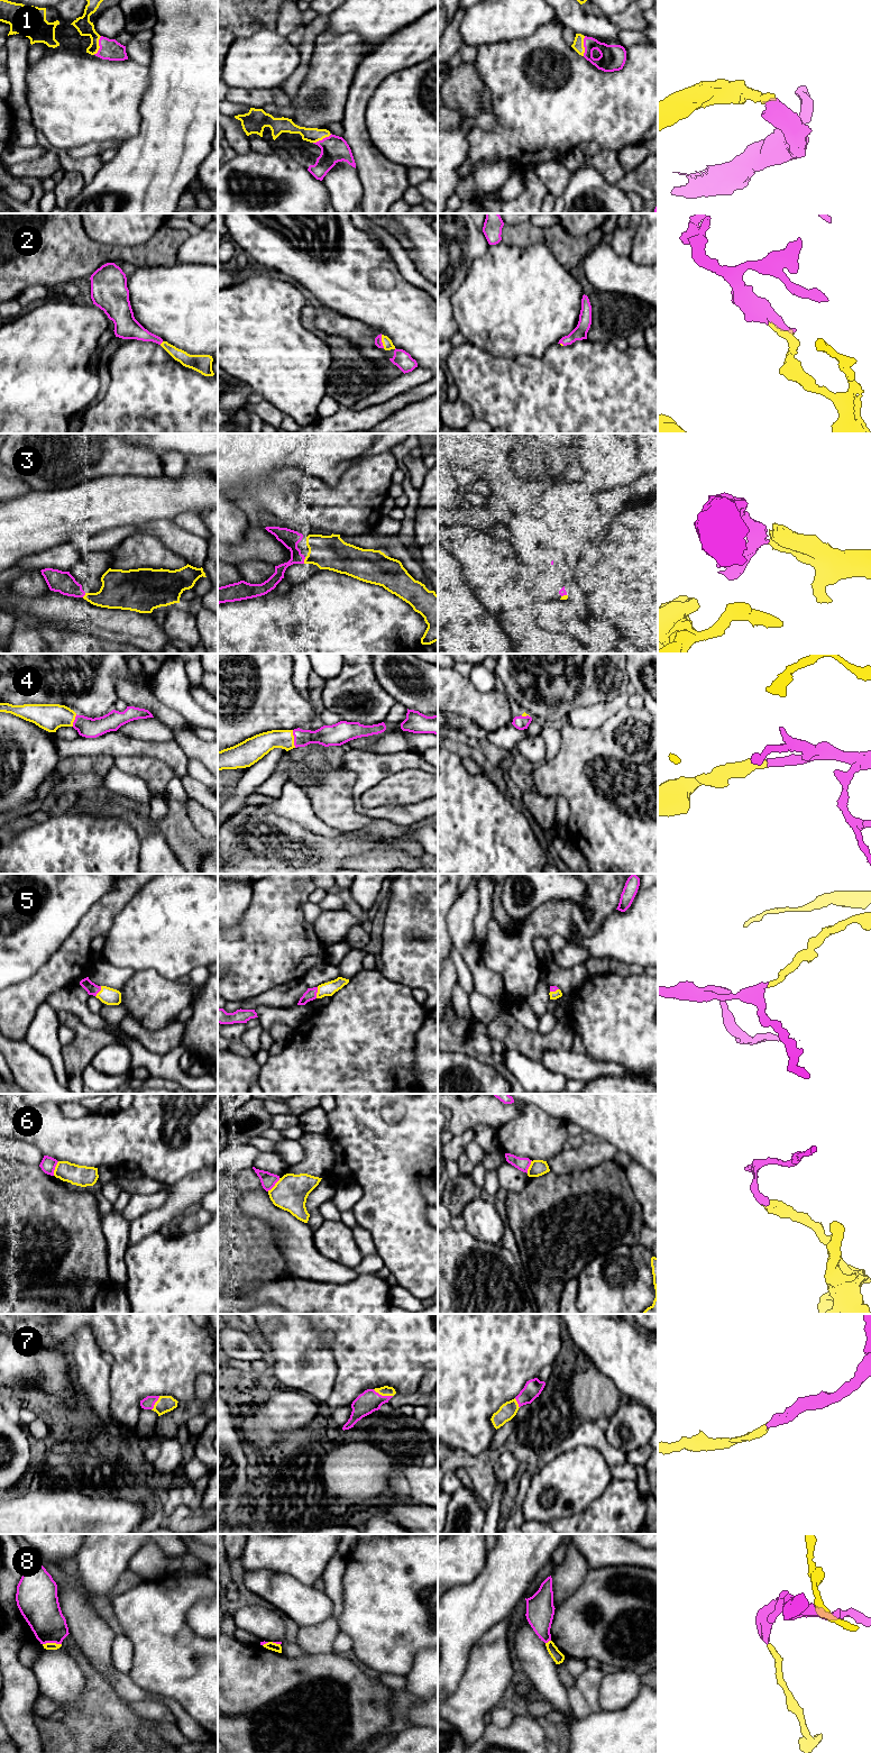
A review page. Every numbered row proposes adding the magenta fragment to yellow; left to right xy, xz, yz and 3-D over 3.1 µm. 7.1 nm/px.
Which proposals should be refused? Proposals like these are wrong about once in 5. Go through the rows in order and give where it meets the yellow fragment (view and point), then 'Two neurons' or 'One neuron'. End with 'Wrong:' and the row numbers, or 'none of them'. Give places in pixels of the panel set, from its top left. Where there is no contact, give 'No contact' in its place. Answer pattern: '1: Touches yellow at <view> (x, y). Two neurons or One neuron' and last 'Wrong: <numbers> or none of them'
1: Touches yellow at xy (99, 46). One neuron
2: Touches yellow at xz (382, 341). One neuron
3: Touches yellow at xz (304, 560). One neuron
4: Touches yellow at xz (293, 739). One neuron
5: Touches yellow at xz (317, 993). One neuron
6: Touches yellow at xy (55, 1168). Two neurons
7: Touches yellow at xz (383, 1395). One neuron
8: Touches yellow at xy (52, 1643). Two neurons
Wrong: 6, 8

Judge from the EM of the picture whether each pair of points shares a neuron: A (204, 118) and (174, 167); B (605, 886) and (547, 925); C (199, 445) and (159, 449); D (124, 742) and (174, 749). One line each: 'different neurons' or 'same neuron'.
A: same neuron
B: same neuron
C: same neuron
D: same neuron

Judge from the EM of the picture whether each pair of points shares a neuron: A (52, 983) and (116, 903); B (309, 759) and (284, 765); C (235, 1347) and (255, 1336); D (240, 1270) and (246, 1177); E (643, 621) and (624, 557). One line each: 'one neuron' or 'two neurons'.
A: one neuron
B: one neuron
C: two neurons
D: one neuron
E: one neuron

